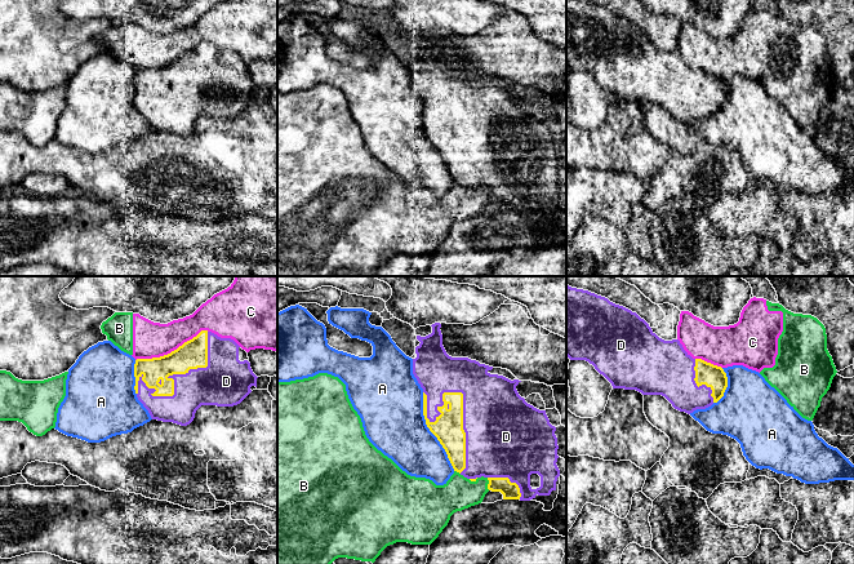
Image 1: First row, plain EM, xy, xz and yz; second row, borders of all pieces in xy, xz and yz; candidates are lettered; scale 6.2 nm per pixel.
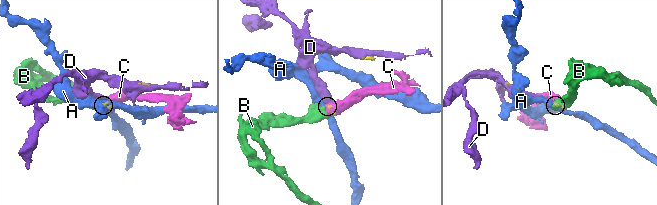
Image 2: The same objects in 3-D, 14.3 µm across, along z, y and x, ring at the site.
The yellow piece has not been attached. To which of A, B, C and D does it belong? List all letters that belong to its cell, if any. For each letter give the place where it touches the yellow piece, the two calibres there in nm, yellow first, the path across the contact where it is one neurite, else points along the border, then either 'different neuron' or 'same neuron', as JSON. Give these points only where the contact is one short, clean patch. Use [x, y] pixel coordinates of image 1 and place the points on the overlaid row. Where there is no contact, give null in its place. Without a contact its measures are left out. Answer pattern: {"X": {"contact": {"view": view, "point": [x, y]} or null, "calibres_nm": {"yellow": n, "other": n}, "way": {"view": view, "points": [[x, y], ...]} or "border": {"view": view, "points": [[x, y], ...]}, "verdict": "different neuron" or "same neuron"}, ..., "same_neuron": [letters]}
{"A": {"contact": {"view": "xz", "point": [430, 430]}, "calibres_nm": {"yellow": 190, "other": 380}, "verdict": "different neuron"}, "B": {"contact": {"view": "xz", "point": [488, 484]}, "calibres_nm": {"yellow": 110, "other": 200}, "border": {"view": "xz", "points": [[486, 478], [489, 489]]}, "verdict": "different neuron"}, "C": {"contact": {"view": "xy", "point": [172, 351]}, "calibres_nm": {"yellow": 180, "other": 220}, "verdict": "different neuron"}, "D": {"contact": {"view": "xz", "point": [462, 394]}, "calibres_nm": {"yellow": 190, "other": 400}, "verdict": "same neuron"}, "same_neuron": ["D"]}

